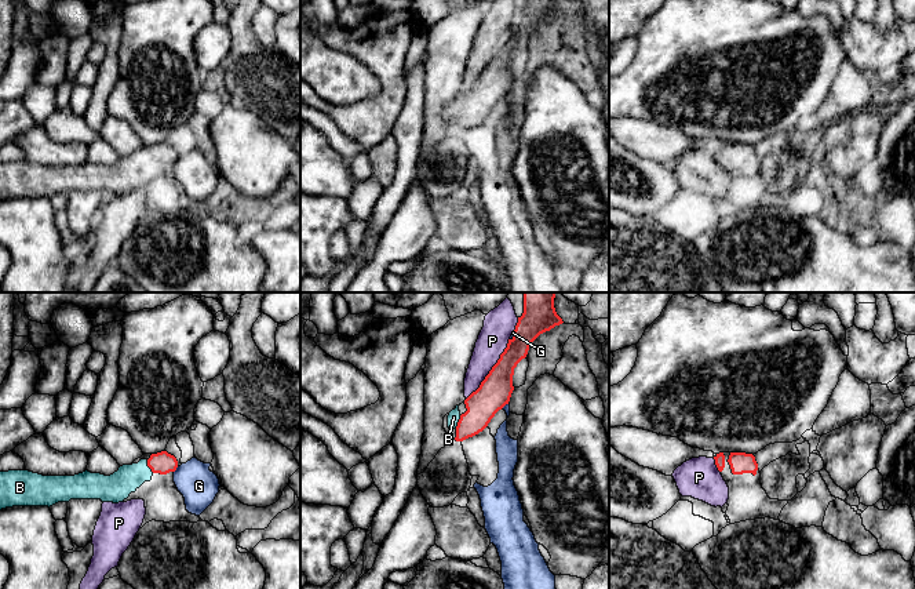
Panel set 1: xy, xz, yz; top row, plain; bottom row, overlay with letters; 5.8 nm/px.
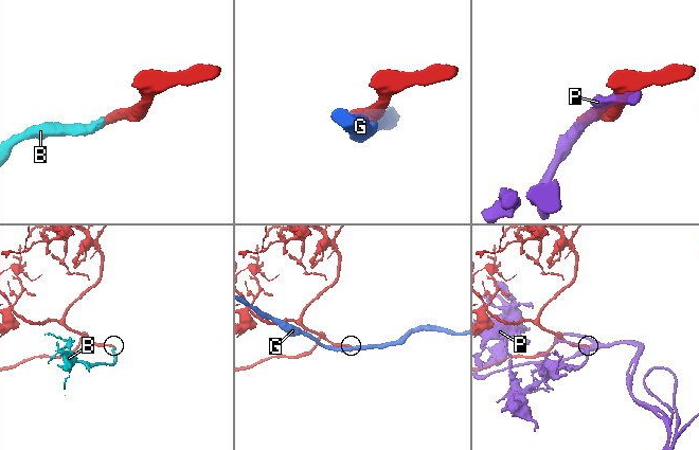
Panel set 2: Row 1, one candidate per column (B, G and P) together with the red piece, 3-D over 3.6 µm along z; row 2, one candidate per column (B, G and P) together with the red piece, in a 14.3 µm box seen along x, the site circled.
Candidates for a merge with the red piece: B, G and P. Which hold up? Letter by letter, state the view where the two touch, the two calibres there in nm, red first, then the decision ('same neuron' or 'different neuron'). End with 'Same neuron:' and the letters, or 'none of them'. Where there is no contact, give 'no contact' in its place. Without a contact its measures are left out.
B: meets red in xy; 130 nm thick on the red side, 160 nm on the other; same neuron
G: meets red in xy; 130 nm thick on the red side, 220 nm on the other; different neuron
P: meets red in xz; 190 nm thick on the red side, 180 nm on the other; different neuron
Same neuron: B

